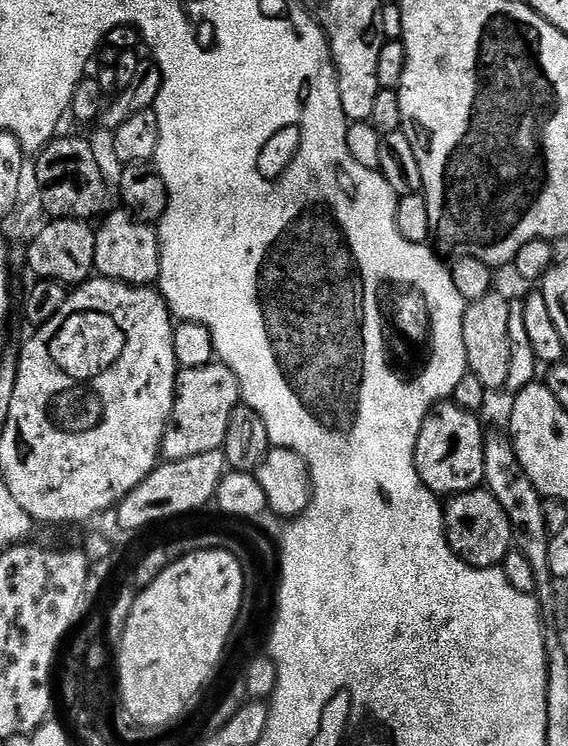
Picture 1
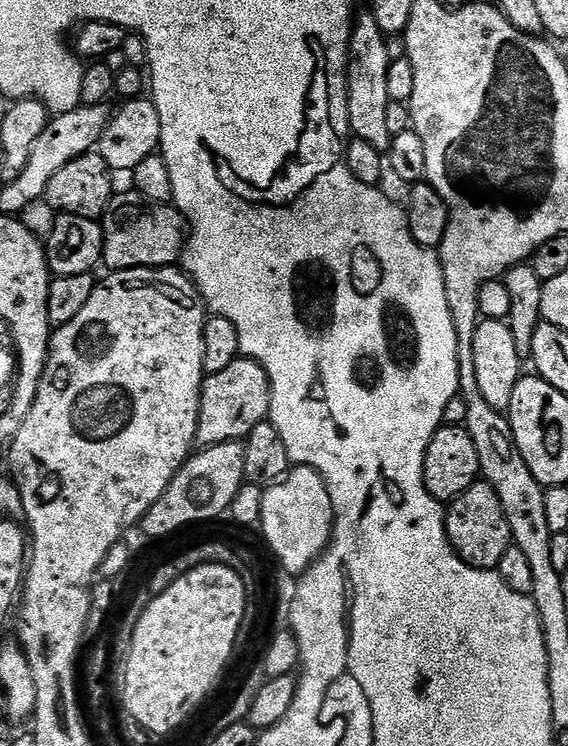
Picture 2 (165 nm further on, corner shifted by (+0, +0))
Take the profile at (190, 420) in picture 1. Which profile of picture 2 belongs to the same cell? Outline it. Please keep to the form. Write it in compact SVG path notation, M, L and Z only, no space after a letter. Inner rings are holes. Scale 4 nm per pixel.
M238 358L230 362L226 370L218 370L213 376L205 375L204 385L200 387L196 444L200 448L212 448L216 444L243 441L258 422L269 419L271 393L268 375L256 360Z

